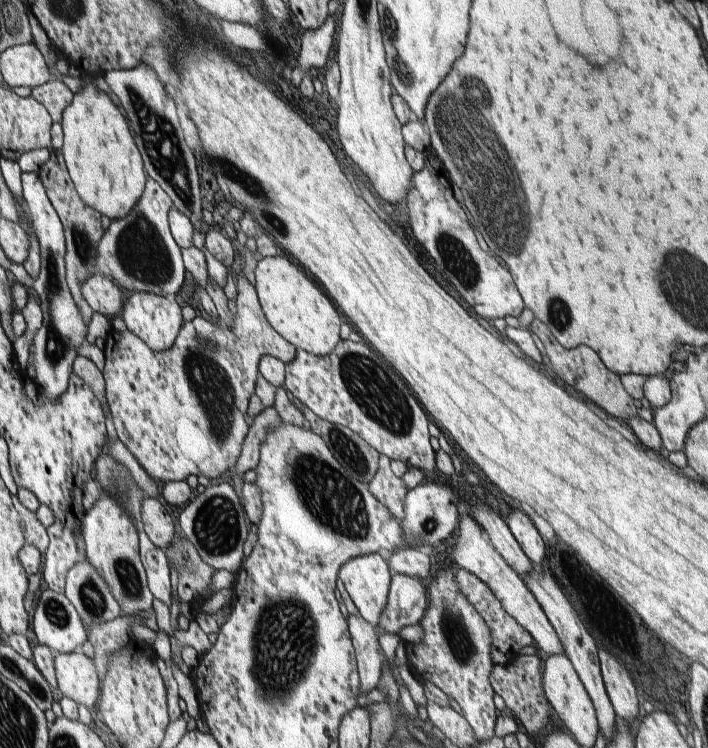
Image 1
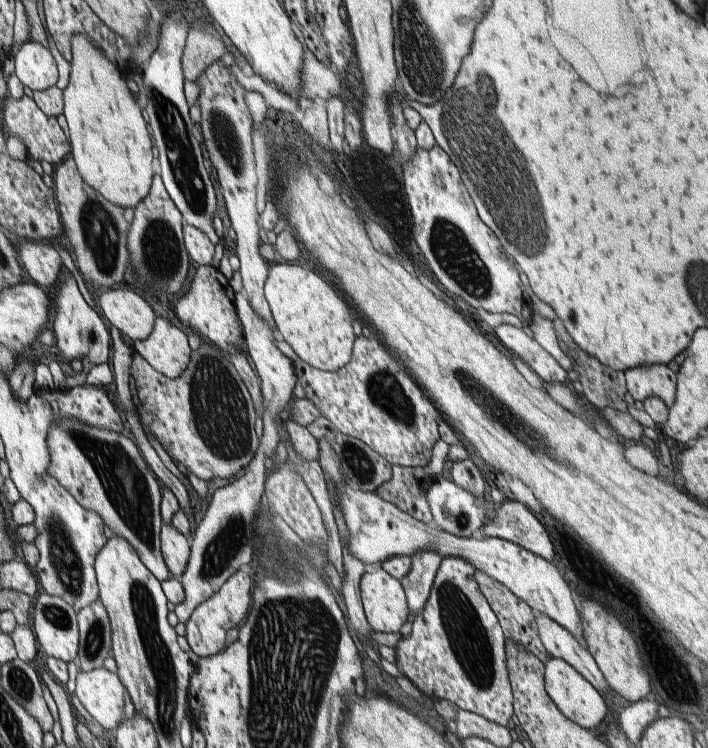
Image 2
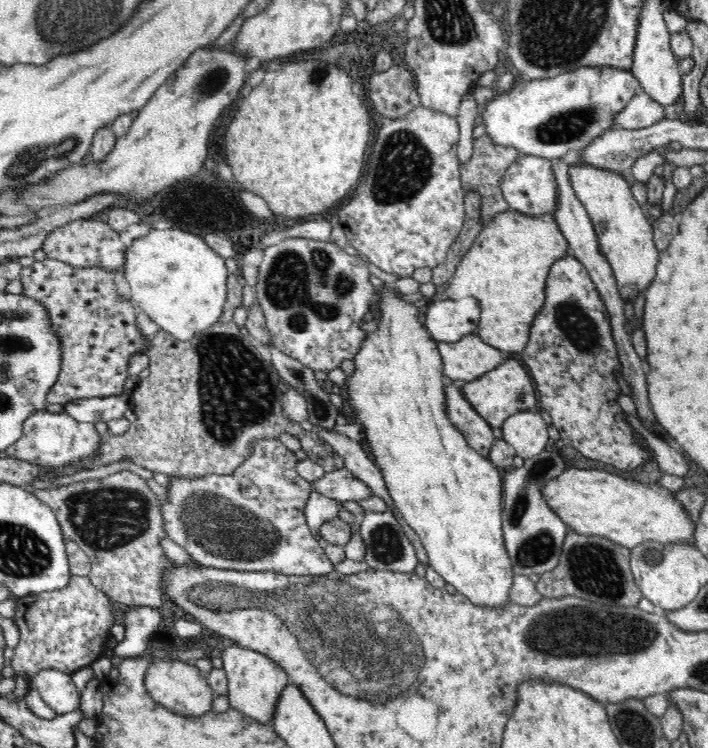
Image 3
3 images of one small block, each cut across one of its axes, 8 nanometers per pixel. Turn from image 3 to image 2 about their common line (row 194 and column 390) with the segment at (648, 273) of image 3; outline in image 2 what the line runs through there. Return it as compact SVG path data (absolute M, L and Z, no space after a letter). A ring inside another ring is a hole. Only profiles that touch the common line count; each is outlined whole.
M373 566L365 570L359 586L371 632L401 632L409 614L403 584L379 566Z

